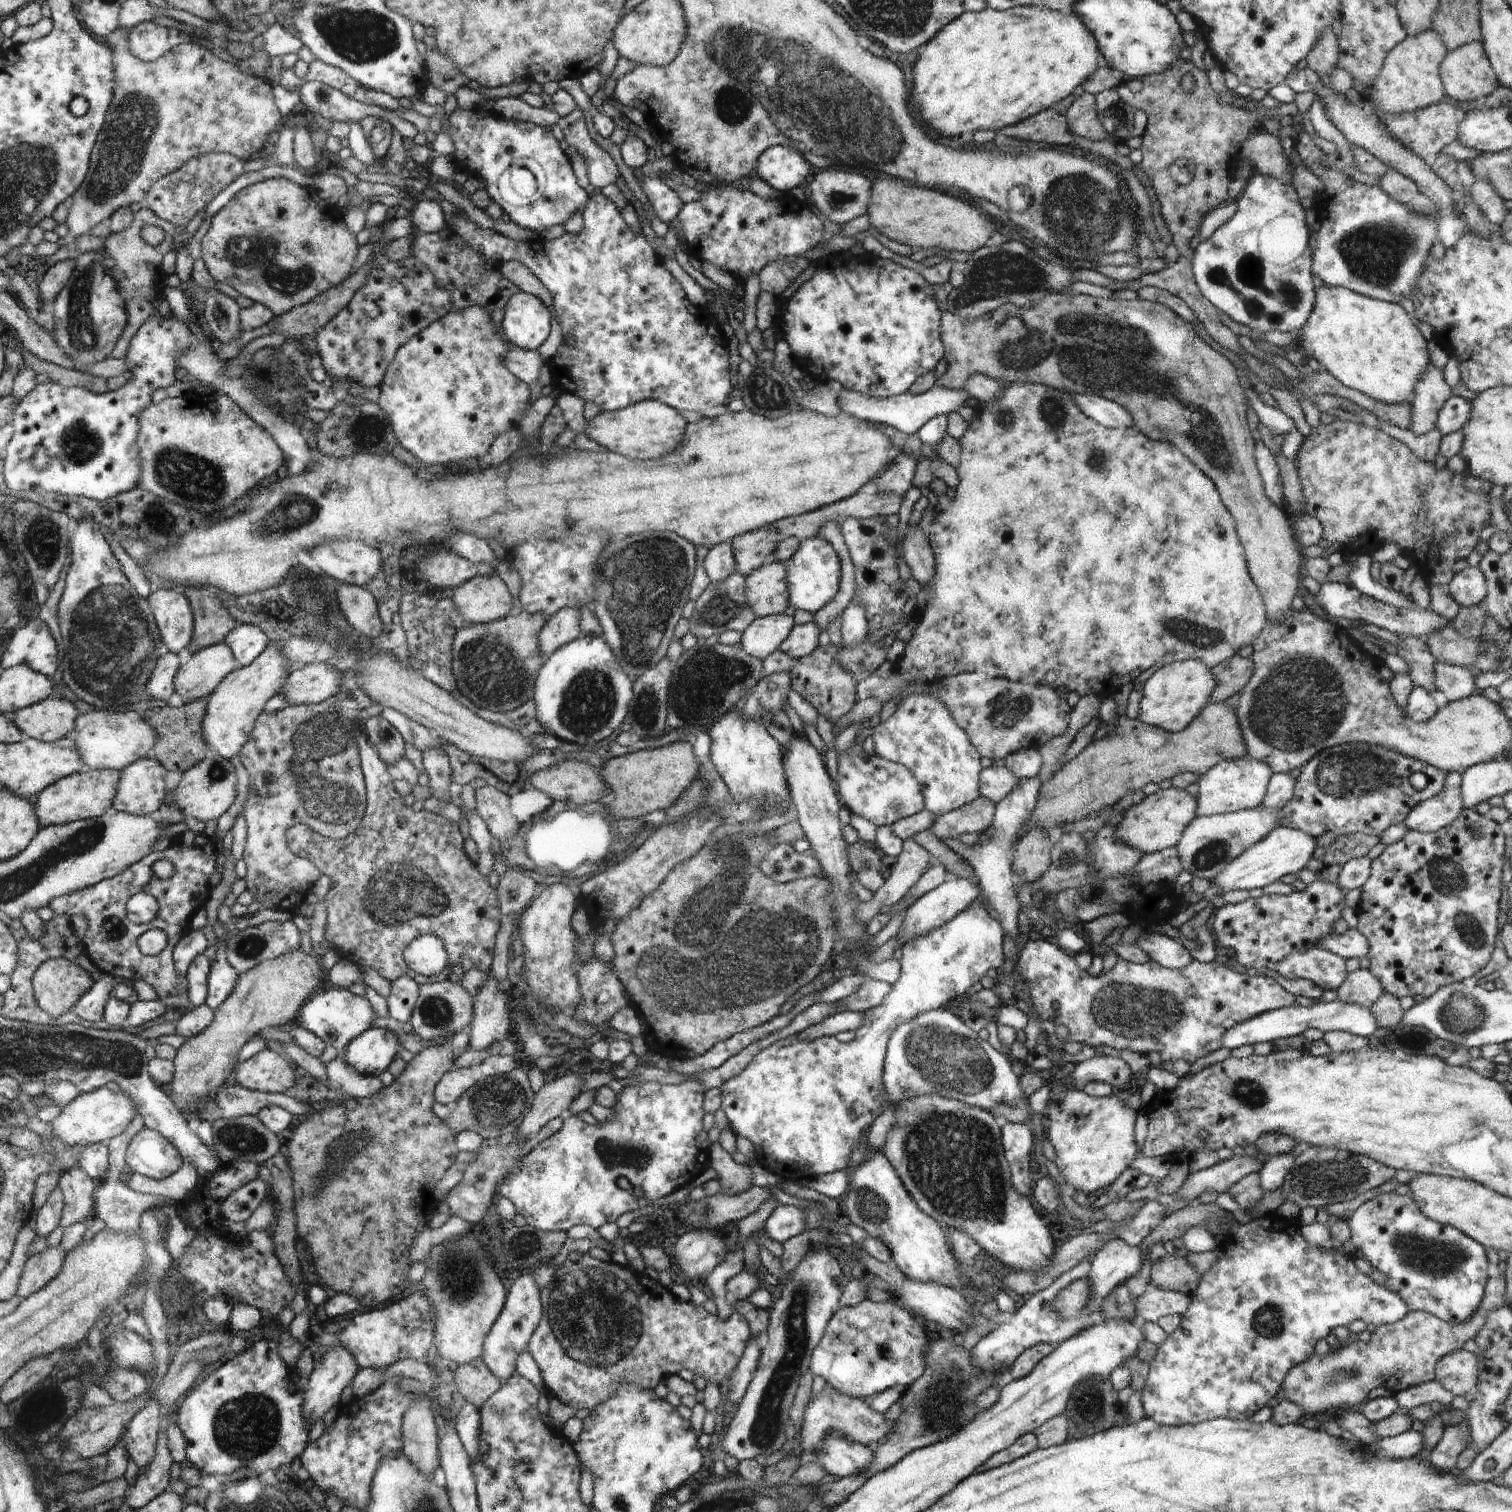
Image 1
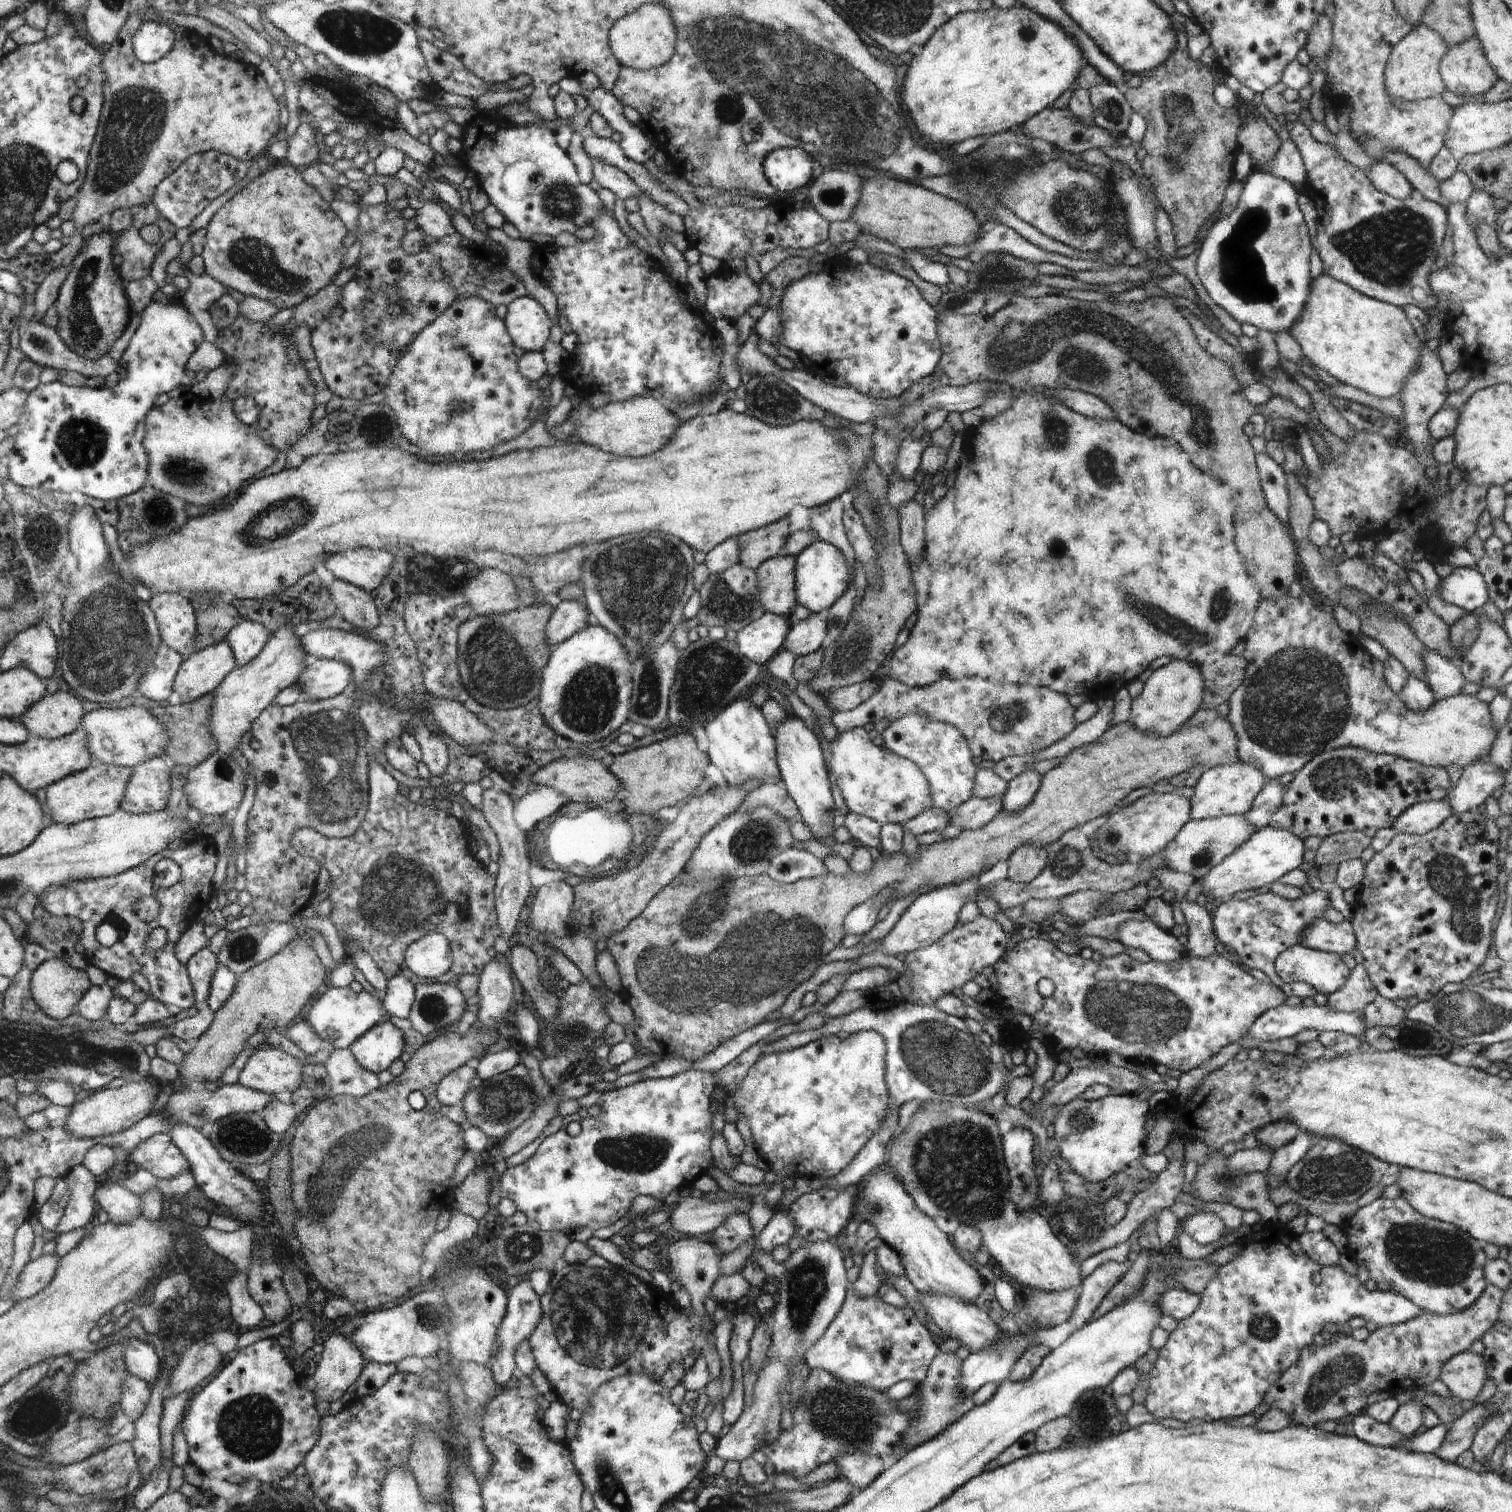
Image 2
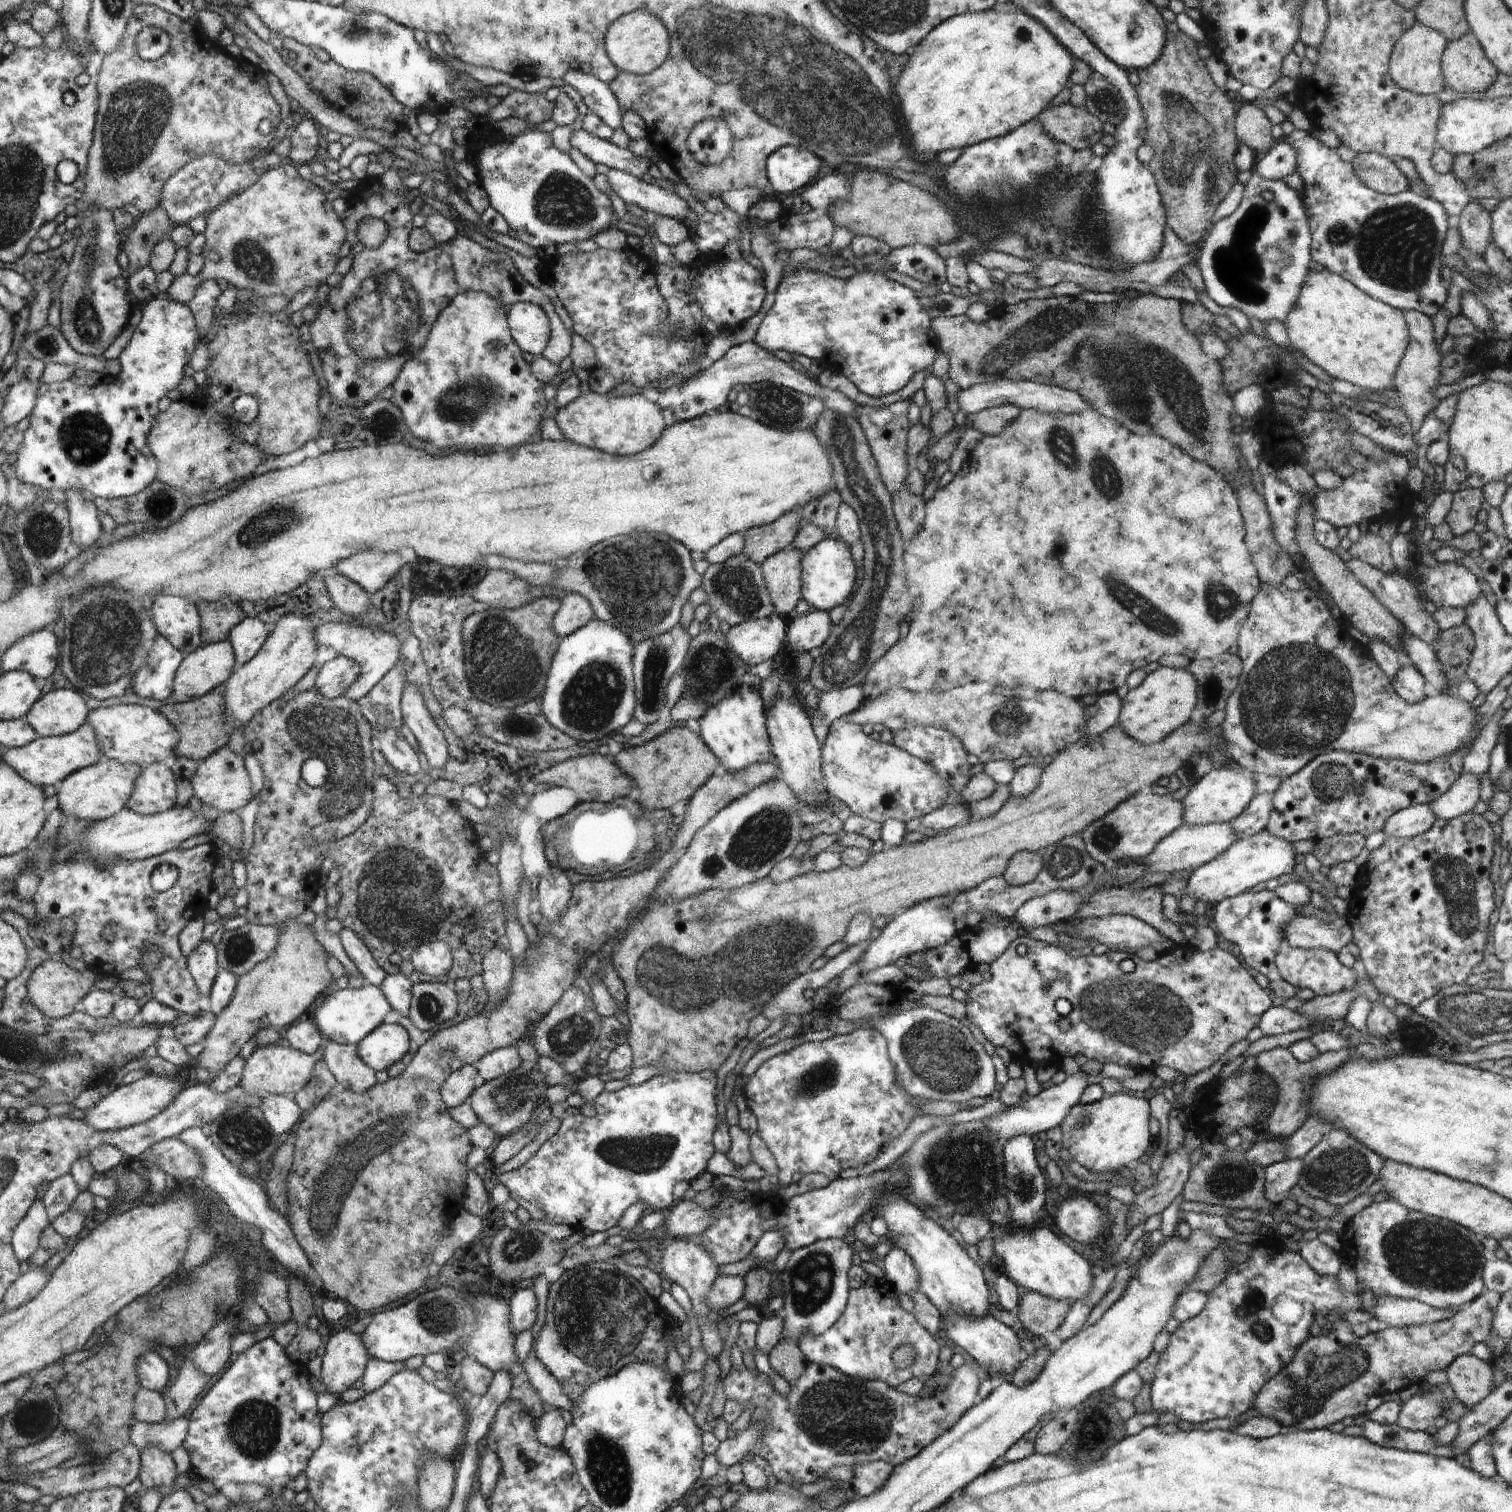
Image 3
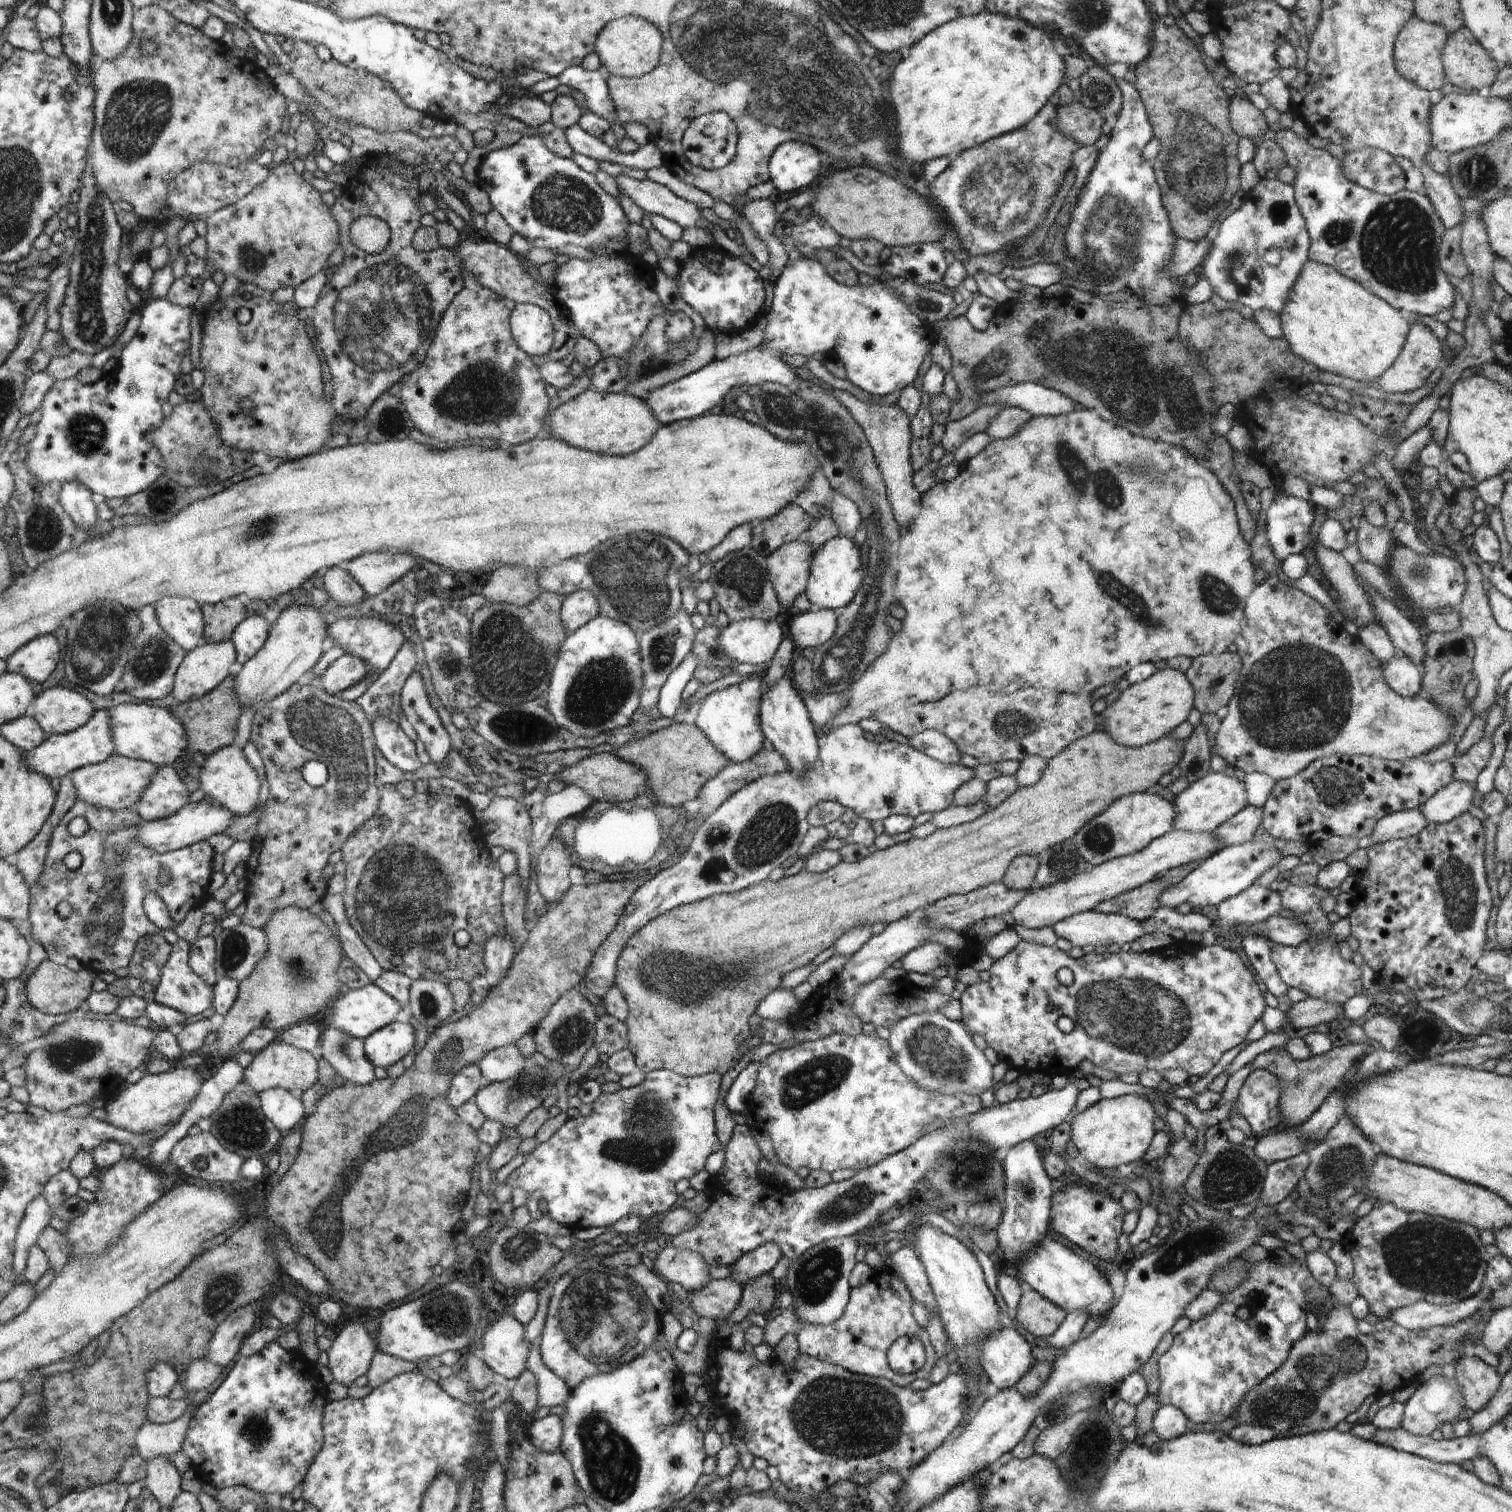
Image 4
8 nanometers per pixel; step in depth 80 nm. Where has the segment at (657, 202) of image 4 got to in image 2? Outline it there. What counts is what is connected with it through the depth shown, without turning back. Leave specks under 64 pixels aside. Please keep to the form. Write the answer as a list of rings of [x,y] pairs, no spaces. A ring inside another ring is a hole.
[[[592,161],[593,178],[597,180],[598,186],[614,192],[617,199],[626,200],[630,196],[638,198],[640,194],[646,194],[625,172],[600,161]]]

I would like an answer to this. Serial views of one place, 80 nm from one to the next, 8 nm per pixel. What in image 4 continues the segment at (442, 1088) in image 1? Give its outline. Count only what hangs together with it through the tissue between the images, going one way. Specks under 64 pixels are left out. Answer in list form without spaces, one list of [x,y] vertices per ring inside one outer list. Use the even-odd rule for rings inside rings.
[[[472,1064],[455,1073],[451,1080],[450,1091],[447,1092],[447,1099],[455,1109],[474,1098],[482,1087],[482,1076],[483,1073],[480,1072],[479,1066]]]

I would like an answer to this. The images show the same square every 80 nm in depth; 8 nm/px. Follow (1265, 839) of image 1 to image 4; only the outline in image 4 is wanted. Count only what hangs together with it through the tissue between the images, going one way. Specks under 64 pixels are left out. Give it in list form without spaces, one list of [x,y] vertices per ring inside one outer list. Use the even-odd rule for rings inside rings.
[[[1264,838],[1260,841],[1248,841],[1241,845],[1222,846],[1220,850],[1204,859],[1192,872],[1189,872],[1178,884],[1170,885],[1159,894],[1159,906],[1176,909],[1179,904],[1190,904],[1194,908],[1218,906],[1224,900],[1245,891],[1257,878],[1262,876],[1273,863],[1275,856],[1281,855]]]

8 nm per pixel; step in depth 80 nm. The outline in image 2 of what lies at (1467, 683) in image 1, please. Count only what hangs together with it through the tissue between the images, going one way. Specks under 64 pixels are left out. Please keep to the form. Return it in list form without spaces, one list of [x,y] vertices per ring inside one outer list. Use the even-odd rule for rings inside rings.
[[[1422,647],[1425,678],[1427,685],[1438,698],[1460,694],[1462,686],[1468,682],[1461,673],[1460,665],[1438,654],[1438,651]]]

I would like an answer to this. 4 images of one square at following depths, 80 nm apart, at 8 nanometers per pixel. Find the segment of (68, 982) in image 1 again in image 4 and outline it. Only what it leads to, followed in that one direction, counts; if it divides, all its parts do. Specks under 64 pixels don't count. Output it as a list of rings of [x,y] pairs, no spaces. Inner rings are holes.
[[[46,959],[29,980],[28,992],[30,1000],[32,1001],[32,1004],[42,1012],[51,1015],[69,1015],[70,1012],[74,1012],[74,1010],[78,1010],[78,1008],[86,1006],[87,1000],[91,998],[94,992],[95,975],[97,975],[98,978],[98,974],[94,974],[91,969],[86,967],[81,971],[74,971],[66,965],[56,964],[56,962]]]

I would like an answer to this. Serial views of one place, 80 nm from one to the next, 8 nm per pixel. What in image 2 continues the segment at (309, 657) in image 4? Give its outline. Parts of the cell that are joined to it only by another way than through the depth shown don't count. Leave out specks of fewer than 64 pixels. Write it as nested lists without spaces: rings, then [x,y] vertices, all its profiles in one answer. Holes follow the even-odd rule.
[[[286,623],[281,626],[267,641],[260,654],[253,658],[244,666],[236,666],[223,682],[219,684],[214,692],[215,696],[214,712],[211,716],[211,727],[219,740],[218,750],[224,754],[230,753],[240,744],[242,736],[250,730],[258,714],[272,704],[276,694],[288,686],[292,686],[300,674],[302,668],[307,668],[302,664],[302,658],[306,660],[306,651],[301,643],[301,634],[304,630],[293,628]]]

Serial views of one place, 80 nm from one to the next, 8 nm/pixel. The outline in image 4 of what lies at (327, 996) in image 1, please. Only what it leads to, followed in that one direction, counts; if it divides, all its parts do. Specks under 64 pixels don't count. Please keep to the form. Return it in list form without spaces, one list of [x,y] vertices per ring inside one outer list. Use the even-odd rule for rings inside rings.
[[[372,982],[363,988],[348,988],[347,992],[337,997],[332,1008],[326,1013],[325,1020],[326,1024],[334,1025],[335,1028],[339,1028],[349,1035],[365,1039],[382,1027],[386,1027],[390,1022],[394,1022],[398,1012],[400,1012],[399,1001]]]

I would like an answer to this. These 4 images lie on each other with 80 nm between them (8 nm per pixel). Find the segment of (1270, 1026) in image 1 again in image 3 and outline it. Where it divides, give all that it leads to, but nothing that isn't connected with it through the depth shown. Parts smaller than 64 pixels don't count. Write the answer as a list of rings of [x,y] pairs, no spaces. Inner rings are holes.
[[[1271,1006],[1258,1020],[1257,1027],[1264,1035],[1279,1035],[1292,1032],[1298,1029],[1307,1028],[1310,1024],[1316,1024],[1315,1021],[1308,1021],[1298,1011],[1291,1011],[1281,1007]]]

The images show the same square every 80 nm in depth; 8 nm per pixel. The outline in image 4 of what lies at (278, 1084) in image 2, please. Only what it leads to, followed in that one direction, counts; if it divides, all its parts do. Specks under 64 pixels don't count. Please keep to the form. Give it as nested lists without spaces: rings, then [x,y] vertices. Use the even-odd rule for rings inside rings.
[[[277,1039],[253,1055],[250,1066],[243,1072],[242,1081],[248,1083],[257,1096],[269,1088],[285,1088],[295,1094],[303,1093],[316,1084],[316,1058],[304,1049]]]

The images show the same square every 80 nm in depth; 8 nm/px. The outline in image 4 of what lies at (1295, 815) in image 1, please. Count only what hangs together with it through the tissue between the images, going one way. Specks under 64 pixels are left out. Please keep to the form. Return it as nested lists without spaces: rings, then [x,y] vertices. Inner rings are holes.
[[[1329,755],[1311,762],[1292,778],[1275,781],[1270,796],[1261,808],[1262,828],[1274,838],[1300,840],[1310,846],[1323,841],[1329,835],[1360,839],[1370,836],[1375,824],[1383,816],[1408,809],[1419,809],[1435,792],[1448,786],[1454,779],[1451,760],[1425,763],[1417,757],[1391,761],[1368,755]]]

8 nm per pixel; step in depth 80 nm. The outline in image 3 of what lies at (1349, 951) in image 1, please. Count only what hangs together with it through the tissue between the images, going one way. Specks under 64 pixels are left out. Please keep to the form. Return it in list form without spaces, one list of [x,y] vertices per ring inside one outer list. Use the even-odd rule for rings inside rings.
[[[1298,916],[1283,926],[1283,940],[1299,949],[1323,948],[1338,953],[1353,940],[1353,932],[1347,917],[1326,923],[1316,917]]]

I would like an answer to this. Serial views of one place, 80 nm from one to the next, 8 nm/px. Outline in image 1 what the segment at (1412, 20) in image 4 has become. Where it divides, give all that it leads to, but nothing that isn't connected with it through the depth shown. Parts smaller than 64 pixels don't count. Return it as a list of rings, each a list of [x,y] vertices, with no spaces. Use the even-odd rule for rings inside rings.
[[[1431,28],[1417,35],[1408,35],[1388,52],[1384,66],[1366,96],[1380,105],[1381,109],[1391,113],[1412,112],[1440,102],[1445,90],[1439,75],[1439,68],[1447,51],[1442,39]]]

